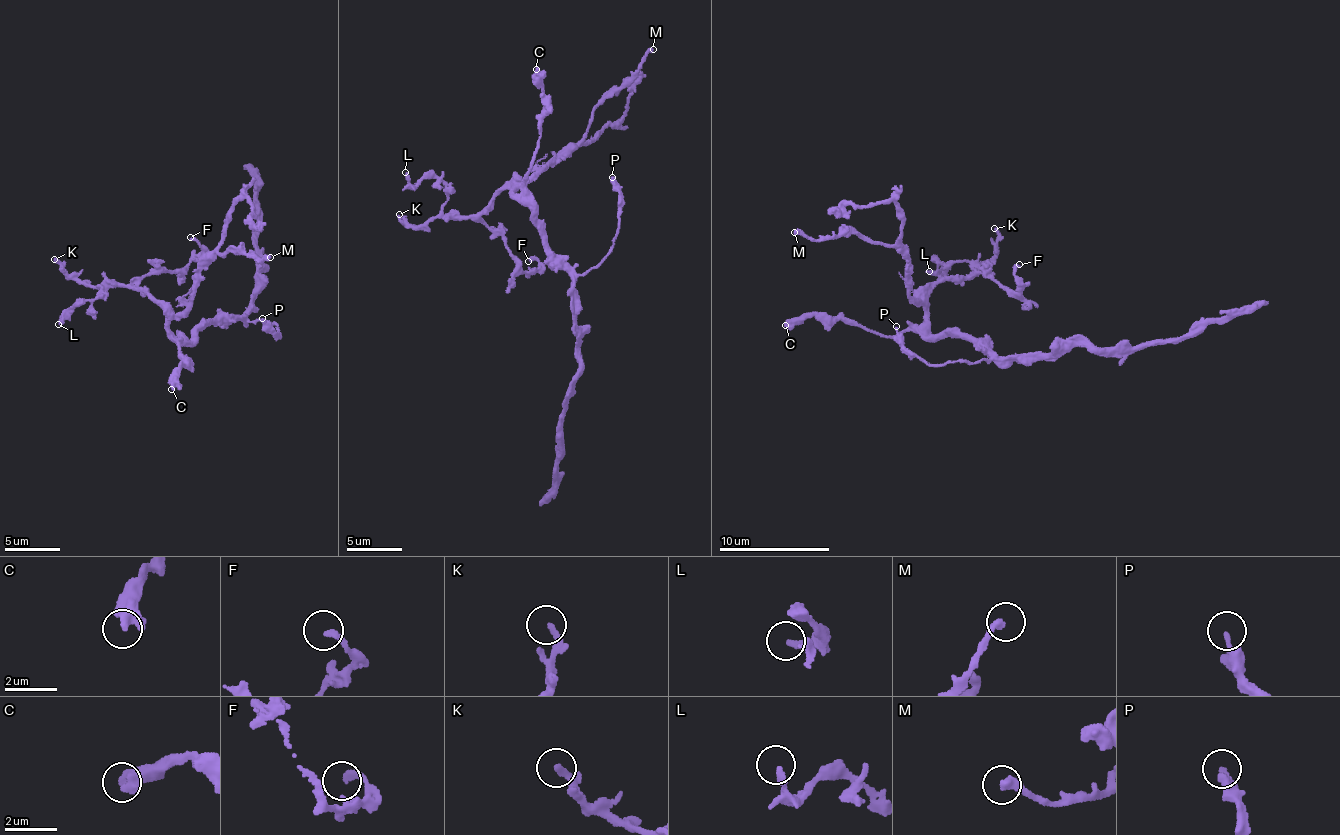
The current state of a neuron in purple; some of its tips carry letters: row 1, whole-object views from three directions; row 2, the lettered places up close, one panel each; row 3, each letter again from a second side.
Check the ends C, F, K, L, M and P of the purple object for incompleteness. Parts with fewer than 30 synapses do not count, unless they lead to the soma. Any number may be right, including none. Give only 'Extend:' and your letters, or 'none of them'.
Extend: M

